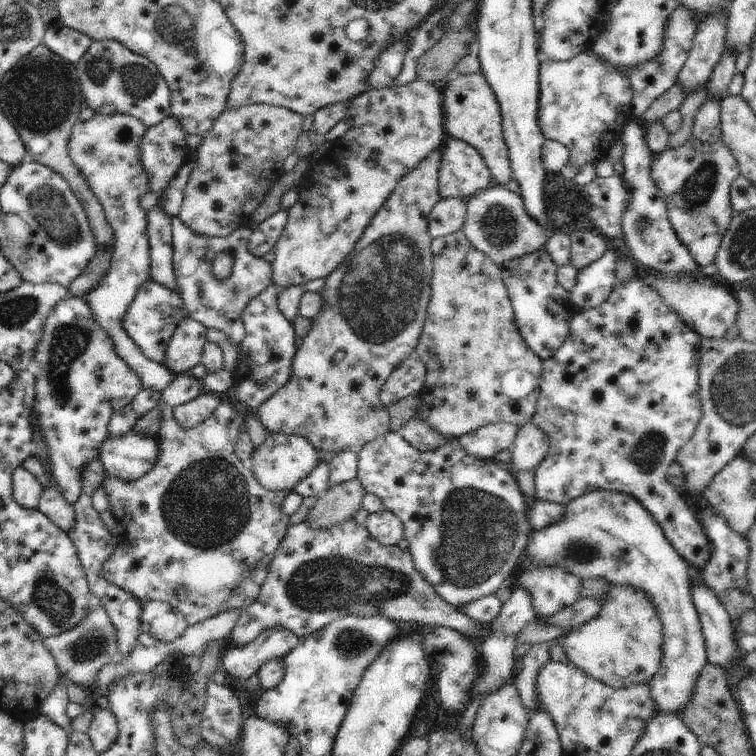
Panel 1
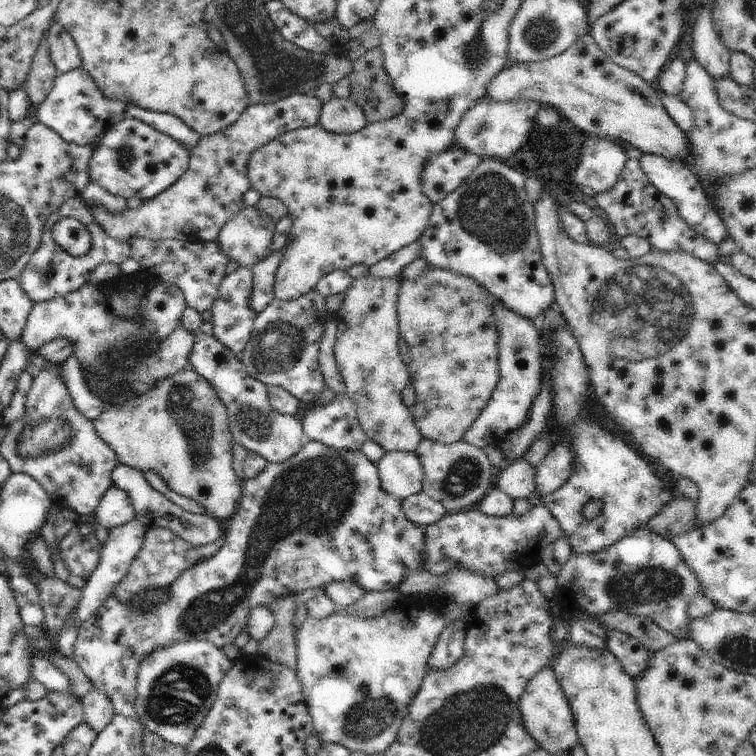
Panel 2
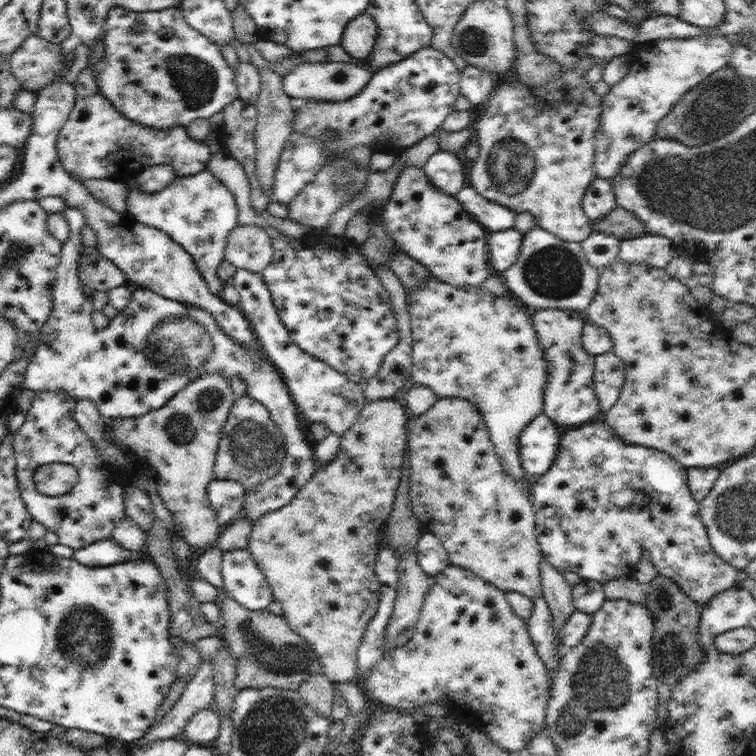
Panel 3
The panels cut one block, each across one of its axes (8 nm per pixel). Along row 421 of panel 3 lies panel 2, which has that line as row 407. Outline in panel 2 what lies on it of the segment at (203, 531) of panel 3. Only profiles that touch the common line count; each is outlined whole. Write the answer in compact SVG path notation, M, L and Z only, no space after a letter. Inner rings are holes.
M192 368L181 369L146 395L138 396L124 405L108 406L93 424L100 439L115 453L119 465L130 466L142 473L154 472L165 481L170 491L196 500L205 507L207 515L222 525L226 526L239 508L243 484L232 468L234 440L226 406L210 382Z

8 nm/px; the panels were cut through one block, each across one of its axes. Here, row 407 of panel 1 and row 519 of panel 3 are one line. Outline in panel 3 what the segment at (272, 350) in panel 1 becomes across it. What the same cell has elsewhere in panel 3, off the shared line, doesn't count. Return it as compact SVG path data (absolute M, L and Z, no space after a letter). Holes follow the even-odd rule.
M67 207L62 214L70 226L70 235L61 246L61 259L56 269L56 279L54 279L54 288L52 289L52 309L50 309L48 320L40 329L40 344L34 351L33 357L28 361L24 379L25 388L34 392L52 390L52 392L65 395L75 402L92 400L96 404L100 416L104 419L136 418L162 408L178 390L182 390L182 387L186 387L190 381L206 373L222 373L224 377L228 377L228 380L234 375L239 375L246 384L248 394L260 401L270 412L271 422L281 433L285 449L285 456L282 458L278 473L255 488L246 490L241 518L254 523L268 512L288 505L298 490L301 490L302 486L305 486L306 482L312 478L314 471L318 469L318 463L314 450L302 434L302 426L299 424L301 415L298 407L273 364L258 347L240 346L238 342L228 338L228 334L218 326L218 322L208 310L202 310L194 304L188 305L184 302L164 298L162 295L144 288L133 292L126 308L119 311L106 329L98 329L91 316L92 300L90 297L84 296L78 276L80 254L83 248L81 230L87 224L84 211L78 207Z

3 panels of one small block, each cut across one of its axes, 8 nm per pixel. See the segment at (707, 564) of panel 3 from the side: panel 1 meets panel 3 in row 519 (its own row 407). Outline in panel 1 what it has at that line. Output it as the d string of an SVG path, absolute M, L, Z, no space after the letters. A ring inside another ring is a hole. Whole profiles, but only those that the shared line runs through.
M638 275L634 280L615 286L611 290L610 296L604 304L598 305L598 308L578 311L573 316L569 326L568 336L564 344L558 349L558 352L544 361L542 374L540 375L540 392L535 406L535 413L532 422L537 424L549 438L549 451L546 458L534 470L536 482L534 482L534 498L544 500L544 502L553 502L566 505L571 500L582 496L594 490L612 490L616 492L626 492L634 496L636 500L642 502L642 506L650 512L657 520L657 523L663 528L666 540L674 547L674 550L694 569L702 570L708 560L710 560L711 548L710 540L704 527L698 519L698 514L692 512L682 498L682 492L674 488L673 484L668 482L666 472L670 465L674 463L678 450L680 450L694 436L698 423L702 418L702 402L700 400L699 372L700 370L700 335L688 328L686 324L678 318L678 314L668 308L668 304L658 296L656 290L652 290L652 285L645 275Z

